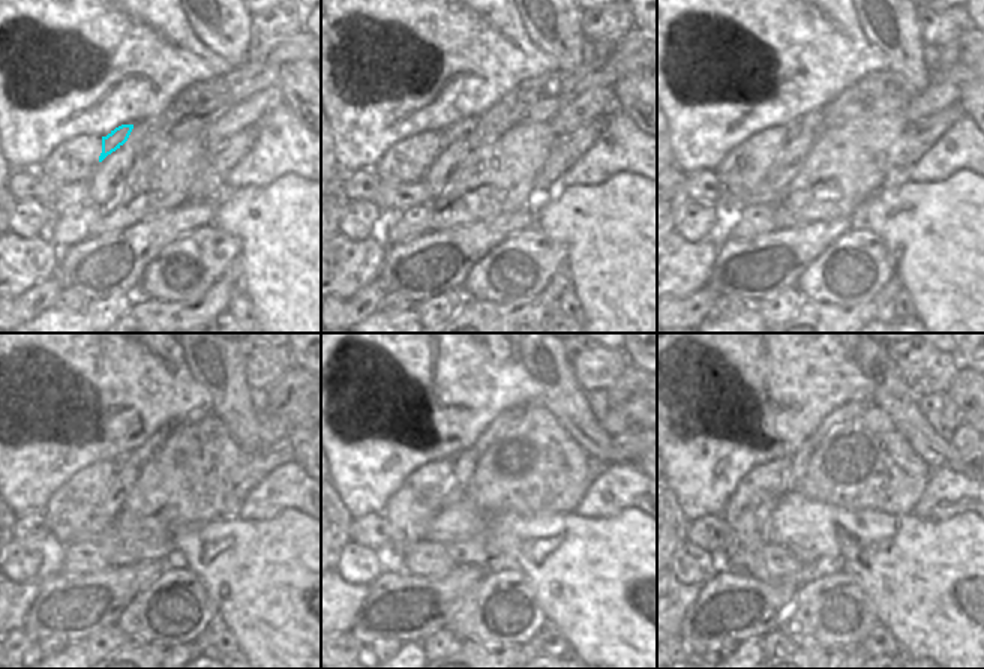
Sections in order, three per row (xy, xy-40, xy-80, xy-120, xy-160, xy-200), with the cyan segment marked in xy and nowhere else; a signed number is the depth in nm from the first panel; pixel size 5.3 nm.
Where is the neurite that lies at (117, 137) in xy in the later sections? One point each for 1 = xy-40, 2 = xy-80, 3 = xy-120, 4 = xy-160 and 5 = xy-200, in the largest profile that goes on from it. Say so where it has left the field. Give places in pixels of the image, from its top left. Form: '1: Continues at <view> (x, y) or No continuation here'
1: Continues at xy-40 (462, 129)
2: Continues at xy-80 (810, 123)
3: Continues at xy-120 (138, 456)
4: Continues at xy-160 (501, 423)
5: Continues at xy-200 (854, 408)

